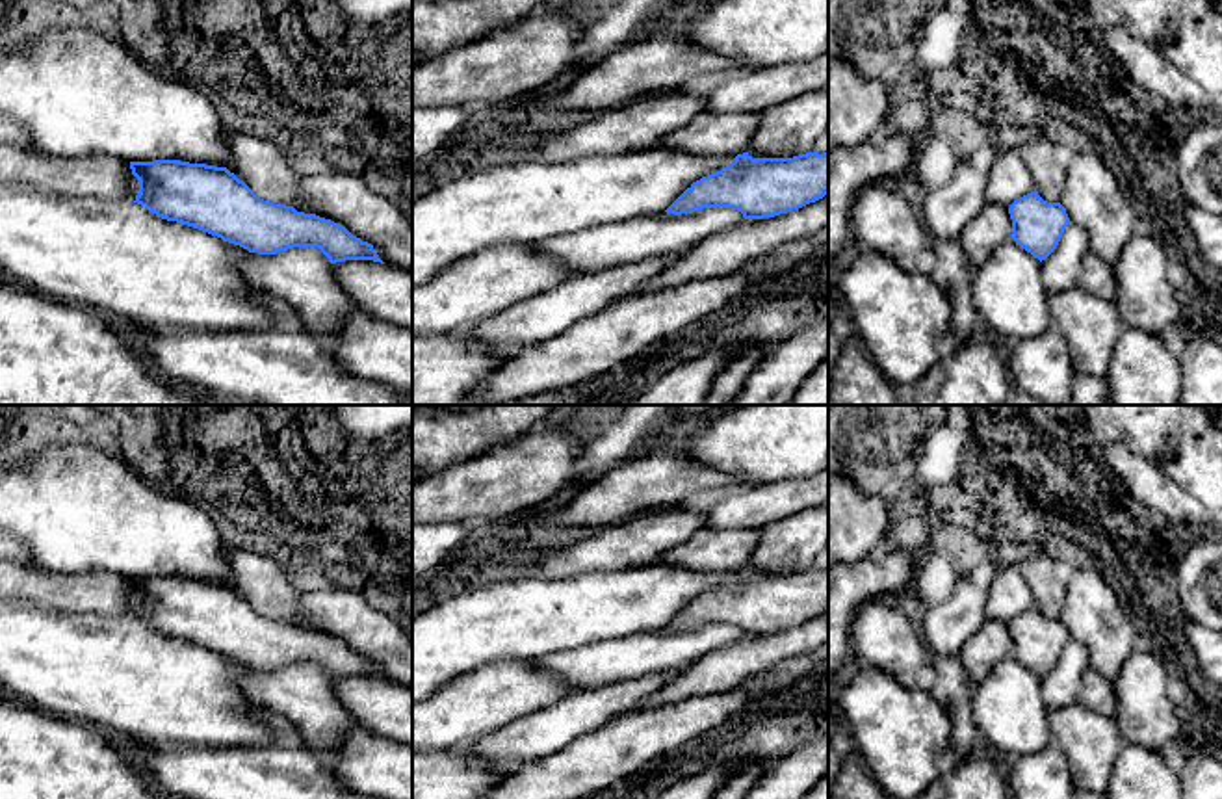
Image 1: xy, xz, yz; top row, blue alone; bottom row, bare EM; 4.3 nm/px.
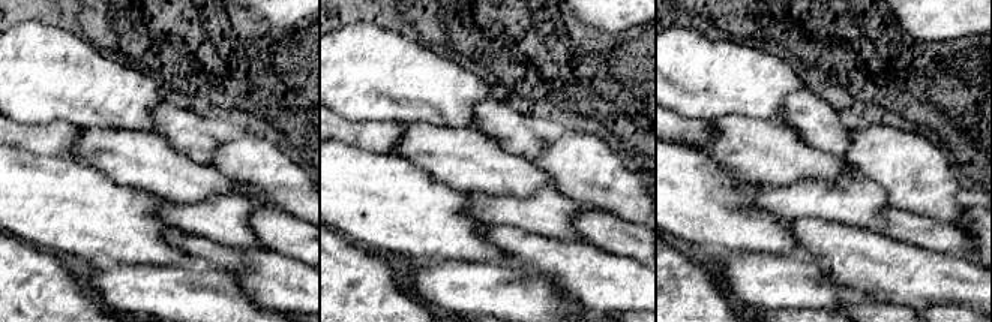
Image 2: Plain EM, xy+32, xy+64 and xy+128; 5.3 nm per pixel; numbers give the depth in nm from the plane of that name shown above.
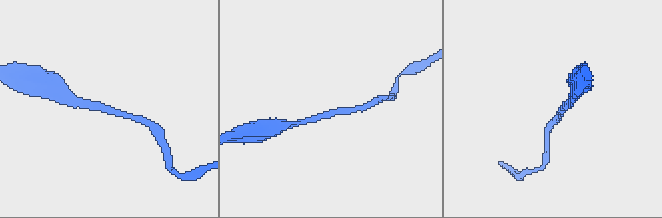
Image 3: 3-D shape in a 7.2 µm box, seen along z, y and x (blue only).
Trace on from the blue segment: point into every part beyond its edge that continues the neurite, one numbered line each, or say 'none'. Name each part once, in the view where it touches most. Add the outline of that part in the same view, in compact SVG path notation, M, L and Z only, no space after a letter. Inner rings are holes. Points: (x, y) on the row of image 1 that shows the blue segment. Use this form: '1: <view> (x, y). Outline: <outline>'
1: xy (303, 275). Outline: M318 247L249 253L241 273L266 294L288 301L299 312L303 327L325 342L340 336L344 320L364 312L340 286L332 264Z

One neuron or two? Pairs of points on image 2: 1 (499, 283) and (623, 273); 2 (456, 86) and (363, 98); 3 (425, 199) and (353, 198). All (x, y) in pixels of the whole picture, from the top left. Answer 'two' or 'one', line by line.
1: one
2: one
3: one

